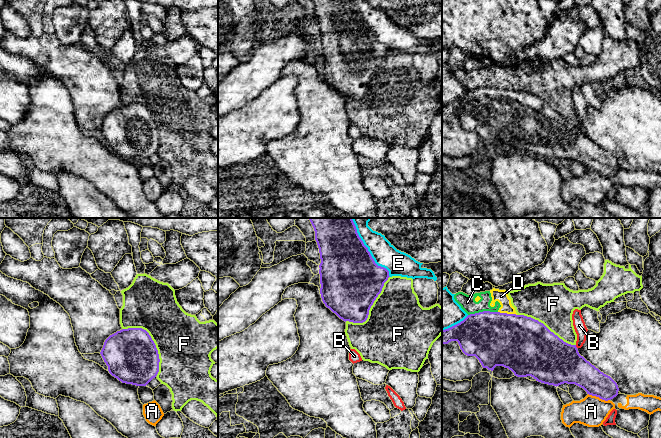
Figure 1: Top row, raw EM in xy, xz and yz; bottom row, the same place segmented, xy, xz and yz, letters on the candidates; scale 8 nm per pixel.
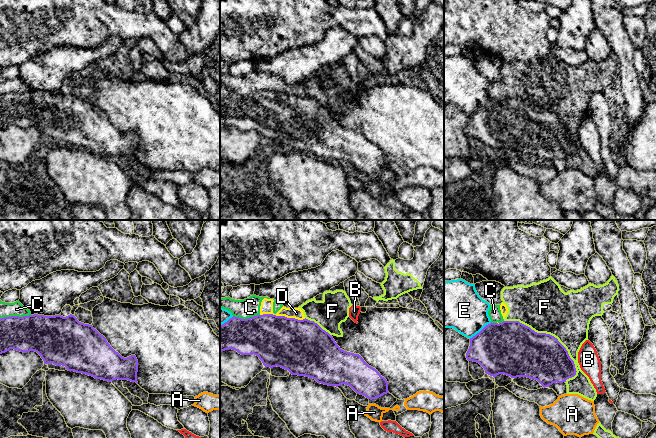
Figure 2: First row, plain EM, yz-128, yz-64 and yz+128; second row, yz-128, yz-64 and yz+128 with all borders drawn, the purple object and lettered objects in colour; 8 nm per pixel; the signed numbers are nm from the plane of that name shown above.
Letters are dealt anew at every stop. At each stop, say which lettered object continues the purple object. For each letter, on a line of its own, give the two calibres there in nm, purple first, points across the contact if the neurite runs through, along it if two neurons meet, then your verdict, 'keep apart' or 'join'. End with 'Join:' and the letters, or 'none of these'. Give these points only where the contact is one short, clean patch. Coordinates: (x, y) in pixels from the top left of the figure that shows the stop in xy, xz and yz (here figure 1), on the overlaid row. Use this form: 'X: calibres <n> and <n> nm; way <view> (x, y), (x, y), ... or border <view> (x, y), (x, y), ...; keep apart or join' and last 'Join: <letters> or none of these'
A: calibres 220 and 240 nm; border yz (588, 393), (609, 400); keep apart
B: calibres 380 and 100 nm; keep apart
C: calibres 440 and 130 nm; keep apart
D: calibres 440 and 100 nm; keep apart
E: calibres 460 and 190 nm; keep apart
F: calibres 420 and 440 nm; keep apart
Join: none of these

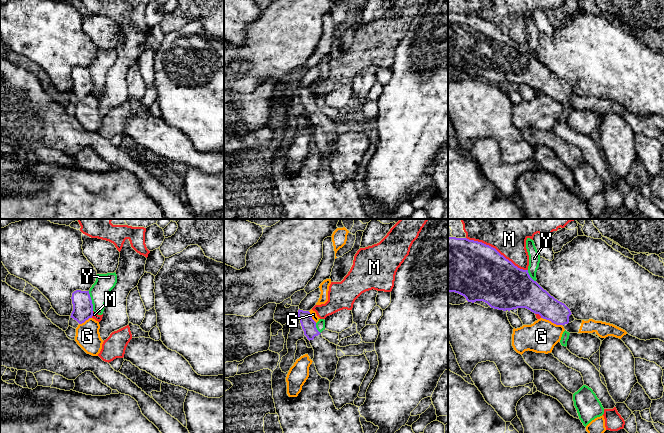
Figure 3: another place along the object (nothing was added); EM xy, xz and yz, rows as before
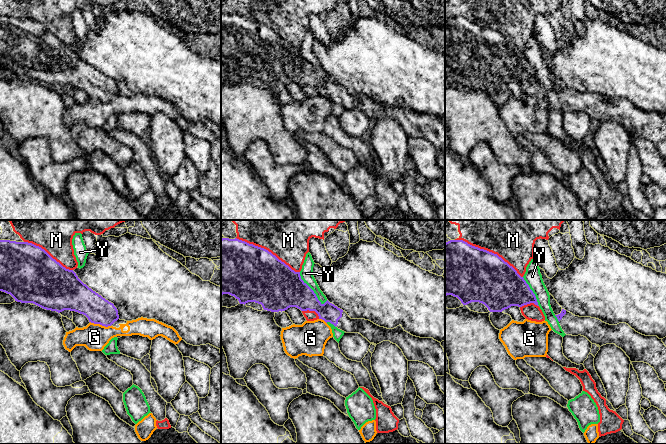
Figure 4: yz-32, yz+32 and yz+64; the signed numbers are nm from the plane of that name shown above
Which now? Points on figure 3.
G: calibres 220 and 260 nm; border yz (541, 317), (561, 325); keep apart
M: calibres 460 and 460 nm; keep apart
Y: calibres 160 and 150 nm; keep apart
Join: none of these

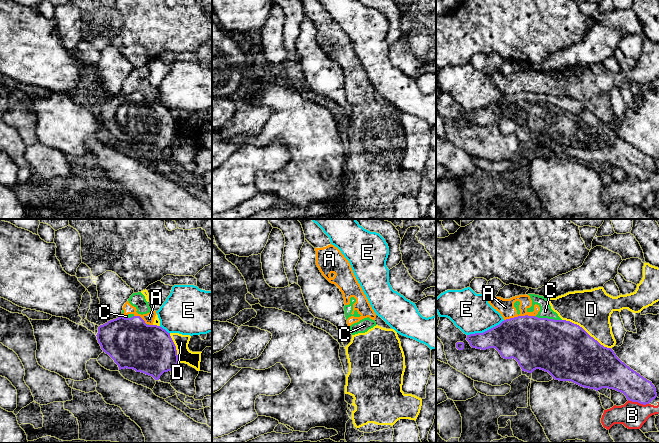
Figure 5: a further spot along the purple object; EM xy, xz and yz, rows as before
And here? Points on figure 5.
A: calibres 400 and 140 nm; keep apart
B: calibres 220 and 220 nm; border yz (628, 399), (648, 404); keep apart
C: calibres 440 and 100 nm; keep apart
D: calibres 460 and 320 nm; keep apart
E: calibres 320 and 320 nm; keep apart
Join: none of these

